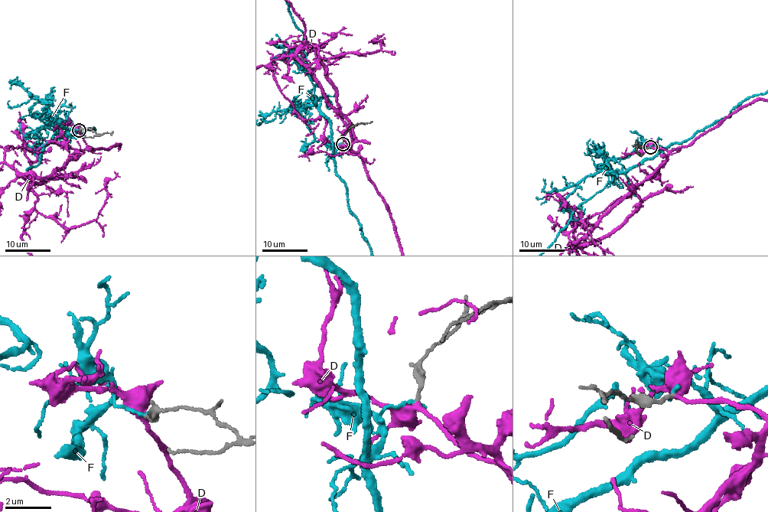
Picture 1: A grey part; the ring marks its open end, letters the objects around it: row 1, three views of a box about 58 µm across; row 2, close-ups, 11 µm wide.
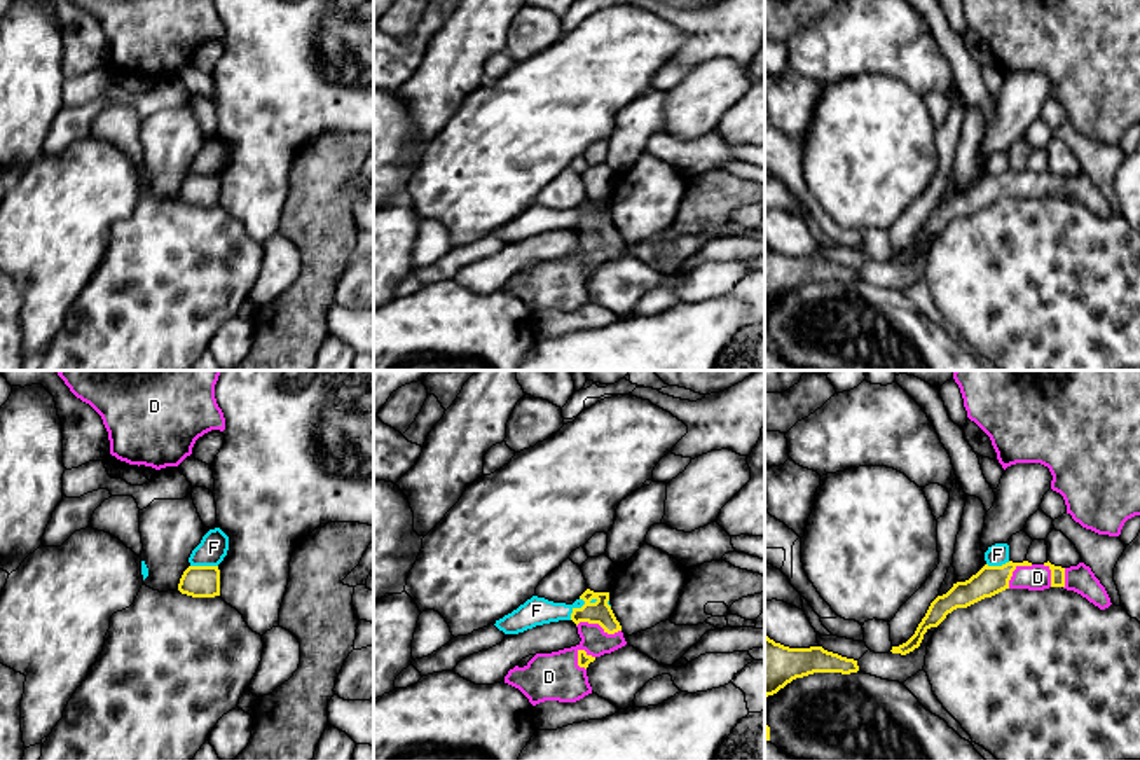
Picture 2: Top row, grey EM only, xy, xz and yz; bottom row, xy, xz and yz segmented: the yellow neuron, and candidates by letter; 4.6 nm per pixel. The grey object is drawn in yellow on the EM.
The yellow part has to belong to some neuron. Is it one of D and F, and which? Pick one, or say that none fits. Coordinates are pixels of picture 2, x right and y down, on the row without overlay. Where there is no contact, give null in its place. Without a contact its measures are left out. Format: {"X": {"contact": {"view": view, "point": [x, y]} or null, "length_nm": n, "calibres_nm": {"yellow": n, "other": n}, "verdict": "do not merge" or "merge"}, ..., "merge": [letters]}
{"D": {"contact": {"view": "xz", "point": [599, 233]}, "length_nm": 220, "calibres_nm": {"yellow": 110, "other": 140}, "verdict": "merge"}, "F": {"contact": {"view": "xz", "point": [576, 217]}, "length_nm": 120, "calibres_nm": {"yellow": 110, "other": 130}, "verdict": "do not merge"}, "merge": ["D"]}

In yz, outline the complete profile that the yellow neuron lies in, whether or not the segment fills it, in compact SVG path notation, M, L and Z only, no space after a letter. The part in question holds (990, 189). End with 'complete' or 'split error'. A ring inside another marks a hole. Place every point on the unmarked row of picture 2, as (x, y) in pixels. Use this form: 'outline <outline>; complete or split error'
outline M1009 169L1002 175L985 173L969 189L957 190L946 203L937 204L931 211L915 243L906 252L892 255L890 260L901 264L913 260L920 255L924 243L931 236L937 236L946 227L946 224L957 217L967 217L1006 197L1044 199L1049 196L1074 199L1100 218L1105 218L1112 213L1105 196L1084 171L1070 176L1054 175L1049 169L1044 173L1032 173L1028 169Z; split error

